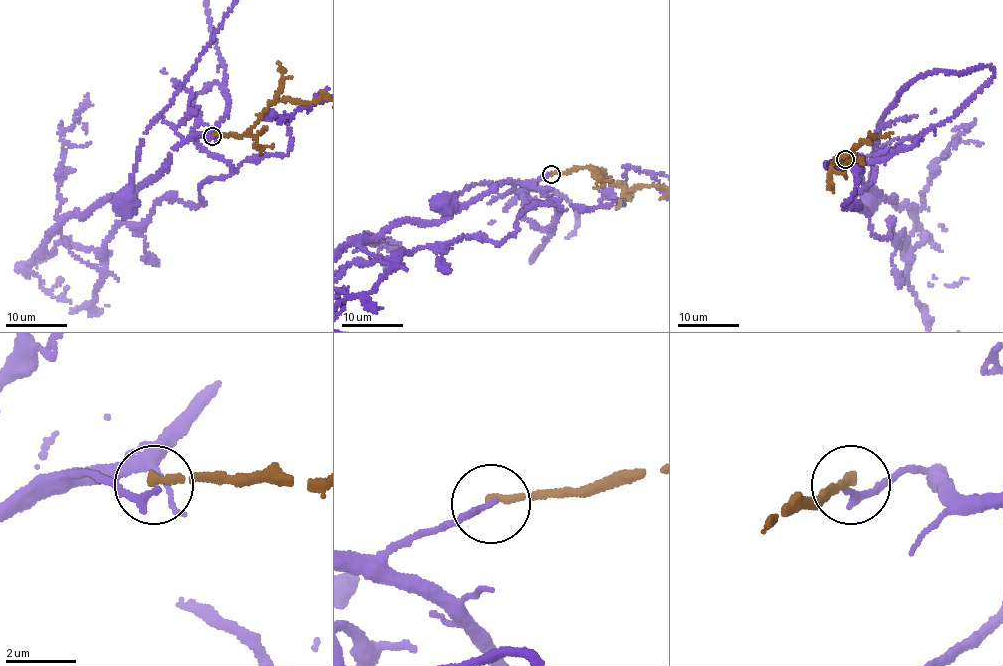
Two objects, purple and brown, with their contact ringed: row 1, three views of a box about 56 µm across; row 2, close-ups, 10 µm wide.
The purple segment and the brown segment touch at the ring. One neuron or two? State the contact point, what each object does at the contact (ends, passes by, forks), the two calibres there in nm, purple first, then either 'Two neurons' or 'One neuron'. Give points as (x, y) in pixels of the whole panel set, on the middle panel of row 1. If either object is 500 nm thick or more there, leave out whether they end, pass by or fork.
Place: (551, 174). At the ring purple ends. At the ring brown ends. Thickness 220 nm (purple) against 260 nm. Two neurons

